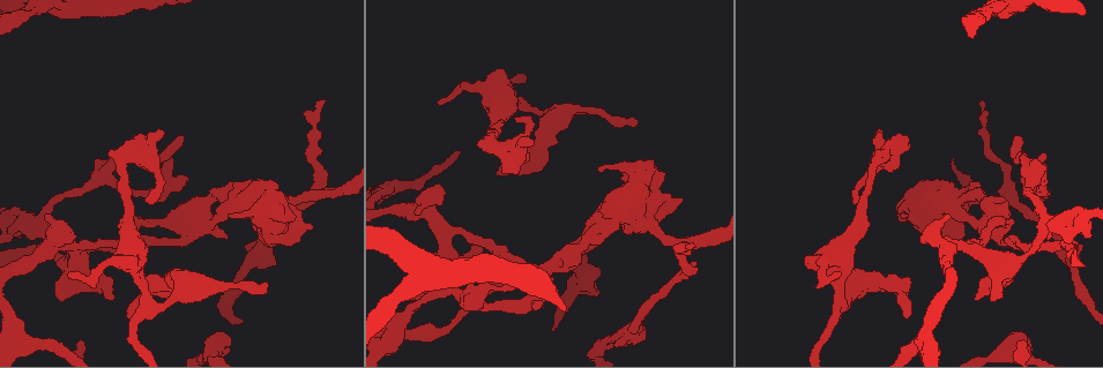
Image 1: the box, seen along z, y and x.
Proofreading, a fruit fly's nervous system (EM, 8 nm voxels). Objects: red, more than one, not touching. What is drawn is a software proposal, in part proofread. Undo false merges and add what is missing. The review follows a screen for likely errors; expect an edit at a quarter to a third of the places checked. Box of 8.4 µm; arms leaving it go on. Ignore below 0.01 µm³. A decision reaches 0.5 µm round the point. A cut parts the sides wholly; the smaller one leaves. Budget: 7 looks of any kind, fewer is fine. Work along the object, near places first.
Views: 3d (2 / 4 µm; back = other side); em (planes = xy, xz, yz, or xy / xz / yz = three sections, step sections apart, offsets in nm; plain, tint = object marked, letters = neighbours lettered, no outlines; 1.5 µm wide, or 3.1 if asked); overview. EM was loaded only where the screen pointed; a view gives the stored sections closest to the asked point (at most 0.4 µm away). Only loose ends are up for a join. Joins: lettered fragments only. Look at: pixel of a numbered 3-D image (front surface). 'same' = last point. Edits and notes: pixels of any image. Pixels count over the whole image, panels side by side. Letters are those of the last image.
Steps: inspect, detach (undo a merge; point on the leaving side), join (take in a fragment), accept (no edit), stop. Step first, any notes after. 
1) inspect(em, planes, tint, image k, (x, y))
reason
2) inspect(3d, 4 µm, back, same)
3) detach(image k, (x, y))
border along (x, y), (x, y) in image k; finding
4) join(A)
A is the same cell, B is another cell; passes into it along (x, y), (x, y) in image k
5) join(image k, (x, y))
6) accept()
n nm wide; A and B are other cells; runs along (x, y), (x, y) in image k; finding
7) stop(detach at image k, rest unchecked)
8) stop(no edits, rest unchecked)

inspect(3d, 4 µm, image 1, (499, 170))
an open end

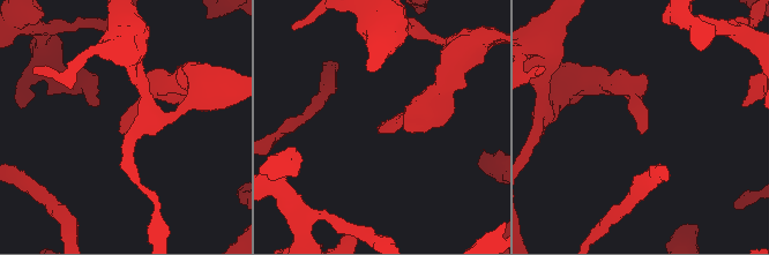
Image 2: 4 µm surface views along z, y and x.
inspect(em, planes, letters, image 2, (382, 128))
need the tissue

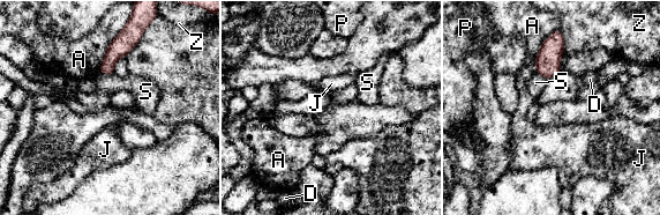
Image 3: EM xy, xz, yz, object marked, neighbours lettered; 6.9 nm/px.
accept()
A touches over 550 nm; A, D, J, P, S and Z are other cells; border along (134, 5), (99, 72) in image 3; no lettered fragment goes on from it

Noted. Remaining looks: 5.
inspect(em, planes, letters, image 1, (862, 182))
calibre changes

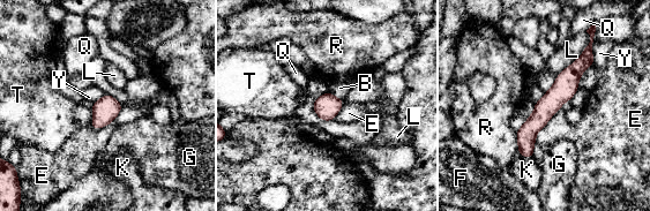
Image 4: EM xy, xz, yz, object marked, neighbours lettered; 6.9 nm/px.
accept()
B, E, F, G, K, L, Q, R, T and Y are other cells; runs along (588, 51), (527, 133), (527, 155) in image 4; continuous, no second neuron

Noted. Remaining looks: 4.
inspect(em, xy, step 8, letters, image 1, (323, 100))
long arm stops here

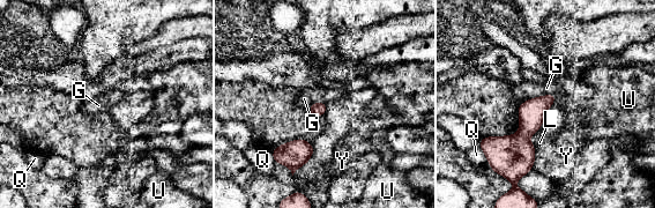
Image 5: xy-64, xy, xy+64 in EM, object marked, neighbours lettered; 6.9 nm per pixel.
accept()
G, L, Q, U and Y are other cells; border along (538, 130), (529, 138), (536, 151) in image 5; no lettered fragment goes on from it

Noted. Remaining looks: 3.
stop(no edits, rest unchecked)

